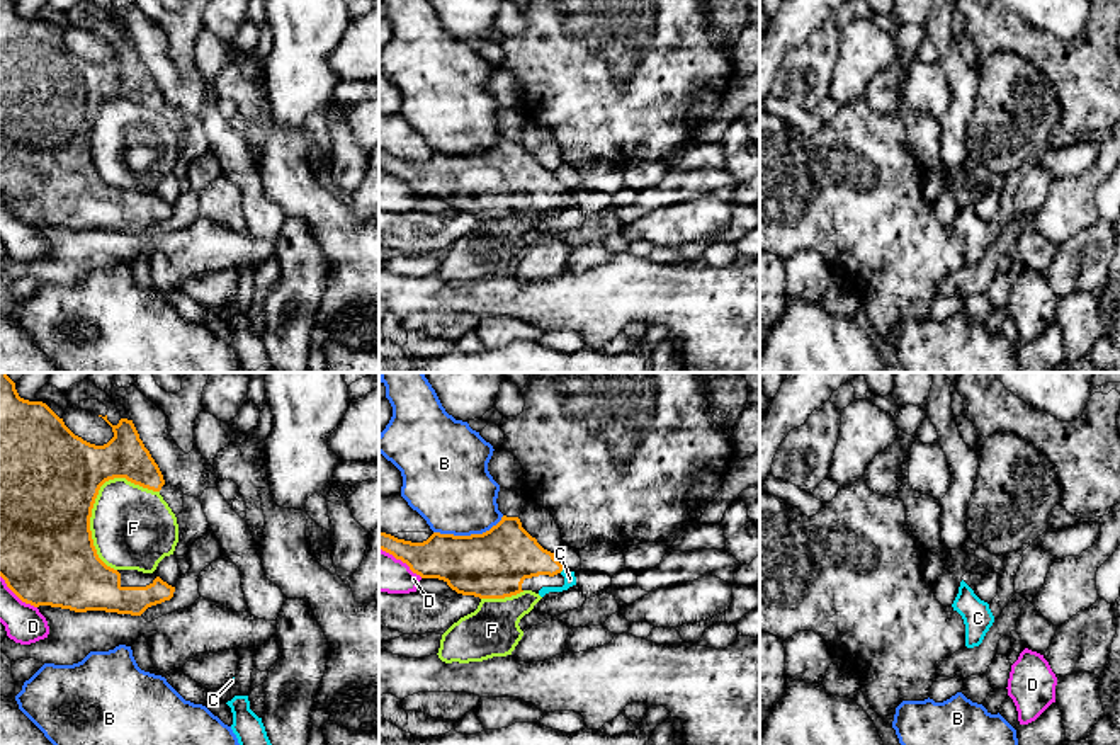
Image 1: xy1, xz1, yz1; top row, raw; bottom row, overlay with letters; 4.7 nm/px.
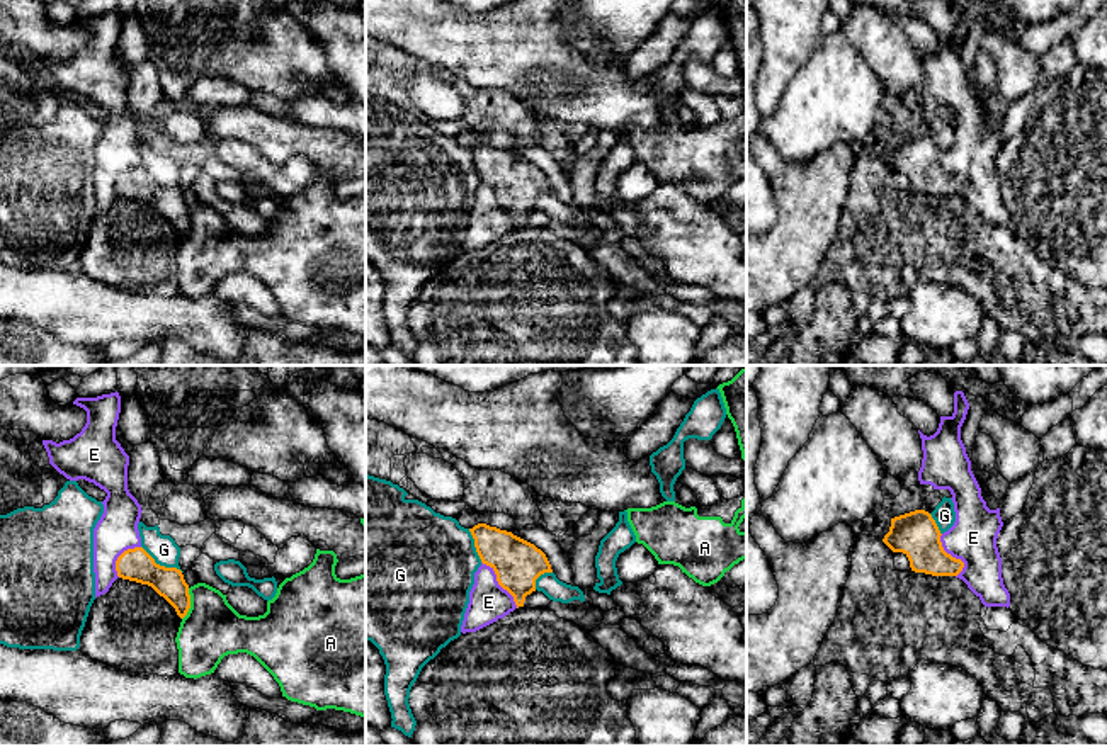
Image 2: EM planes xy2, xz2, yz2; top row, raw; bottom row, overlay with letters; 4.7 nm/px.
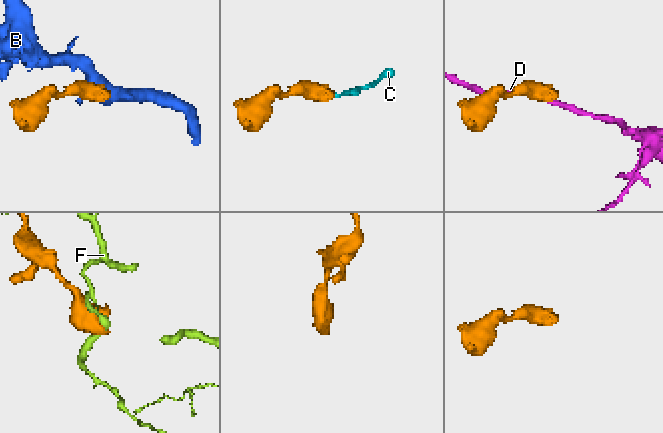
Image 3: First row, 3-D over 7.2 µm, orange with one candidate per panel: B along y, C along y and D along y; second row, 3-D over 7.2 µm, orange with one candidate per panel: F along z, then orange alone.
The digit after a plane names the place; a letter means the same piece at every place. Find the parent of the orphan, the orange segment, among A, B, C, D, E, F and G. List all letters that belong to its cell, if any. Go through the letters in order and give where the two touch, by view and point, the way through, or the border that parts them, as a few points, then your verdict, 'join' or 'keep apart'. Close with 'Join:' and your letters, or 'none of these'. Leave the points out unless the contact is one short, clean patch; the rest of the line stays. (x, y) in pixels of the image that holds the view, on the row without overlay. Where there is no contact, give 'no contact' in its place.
A: xy2 (189, 223) | along xy2 (189, 208), (189, 230), (182, 238) | keep apart
B: xz1 (468, 155) | keep apart
C: xz1 (561, 189) | across xz1 (512, 174), (543, 181), (561, 189), (570, 198) | join
D: xz1 (401, 179) | keep apart
E: xz2 (499, 203) | along xz2 (482, 180), (493, 191), (495, 199), (517, 226) | keep apart
F: xy1 (89, 138) | keep apart
G: xy2 (162, 186) | keep apart
Join: C

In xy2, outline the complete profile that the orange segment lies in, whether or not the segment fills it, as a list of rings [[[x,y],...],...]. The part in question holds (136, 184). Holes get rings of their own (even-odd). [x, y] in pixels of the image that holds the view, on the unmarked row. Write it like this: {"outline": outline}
{"outline": [[[143,168],[124,170],[116,180],[117,195],[151,206],[184,238],[190,228],[189,204],[177,187],[165,187]]]}

